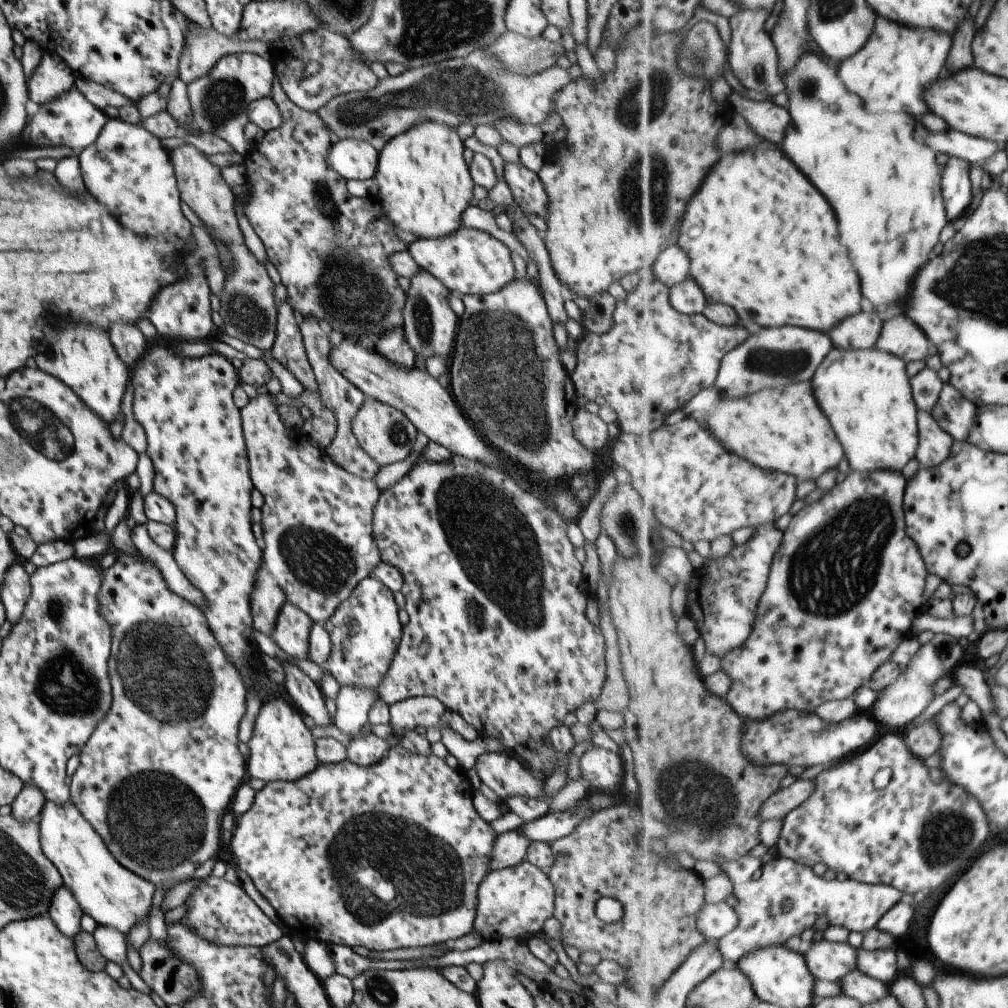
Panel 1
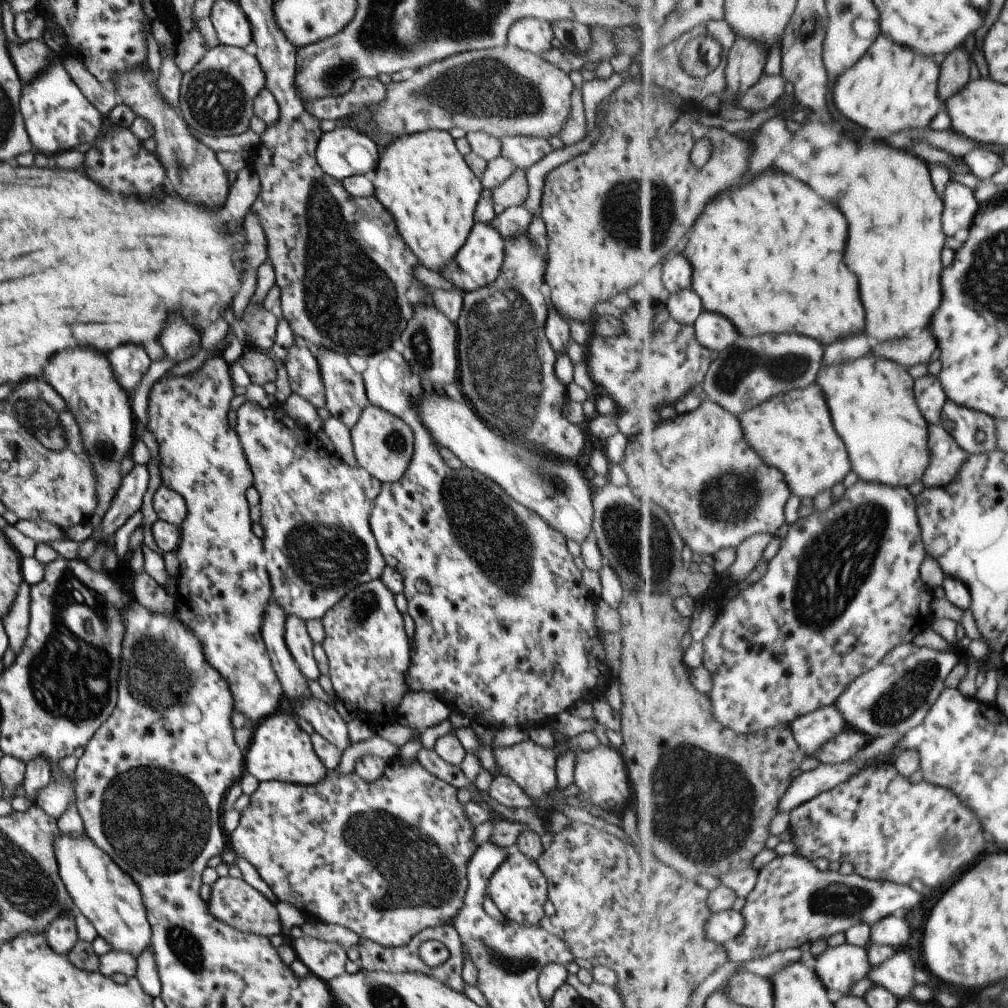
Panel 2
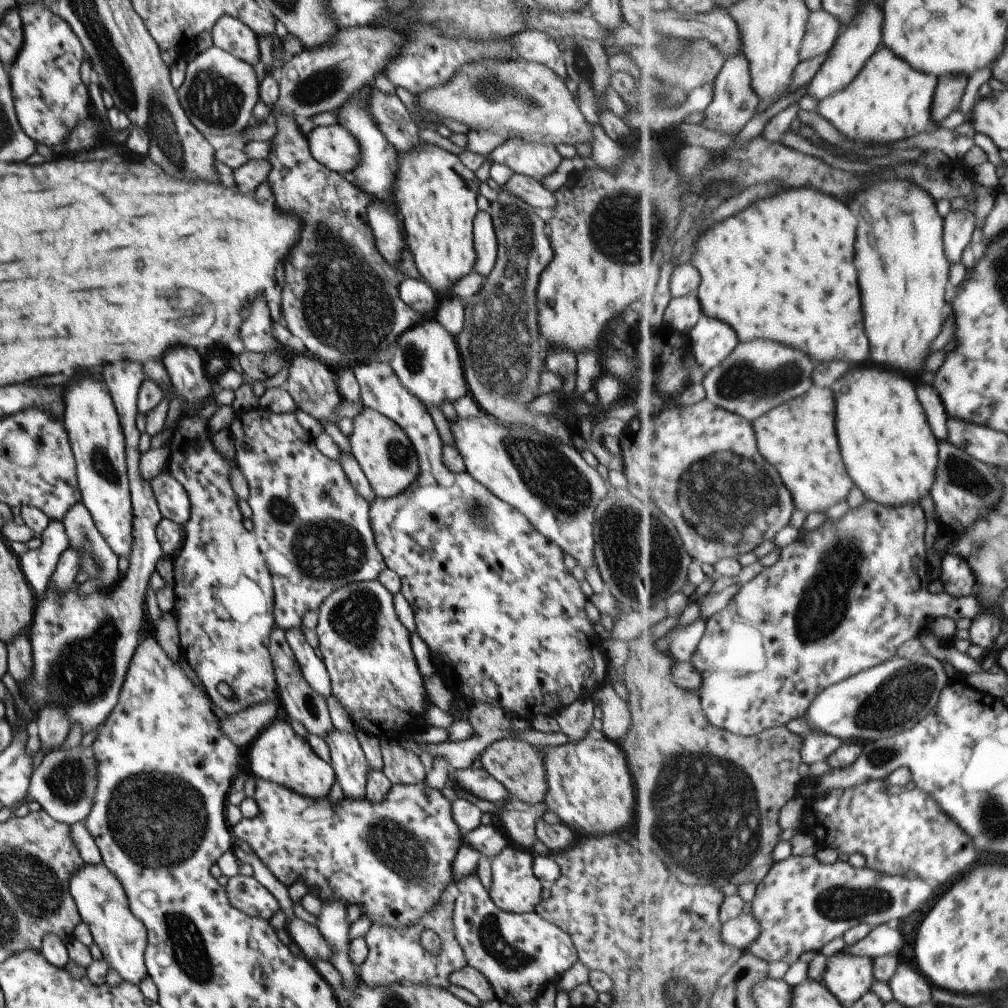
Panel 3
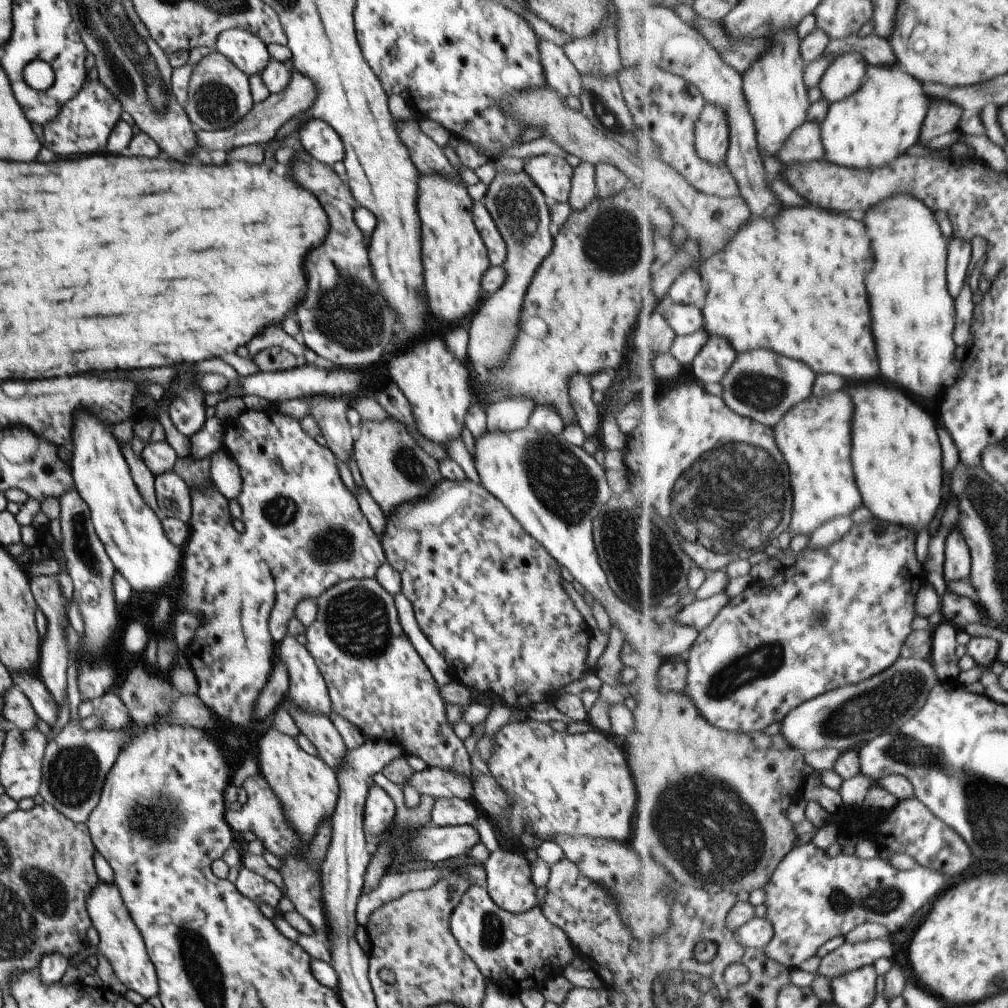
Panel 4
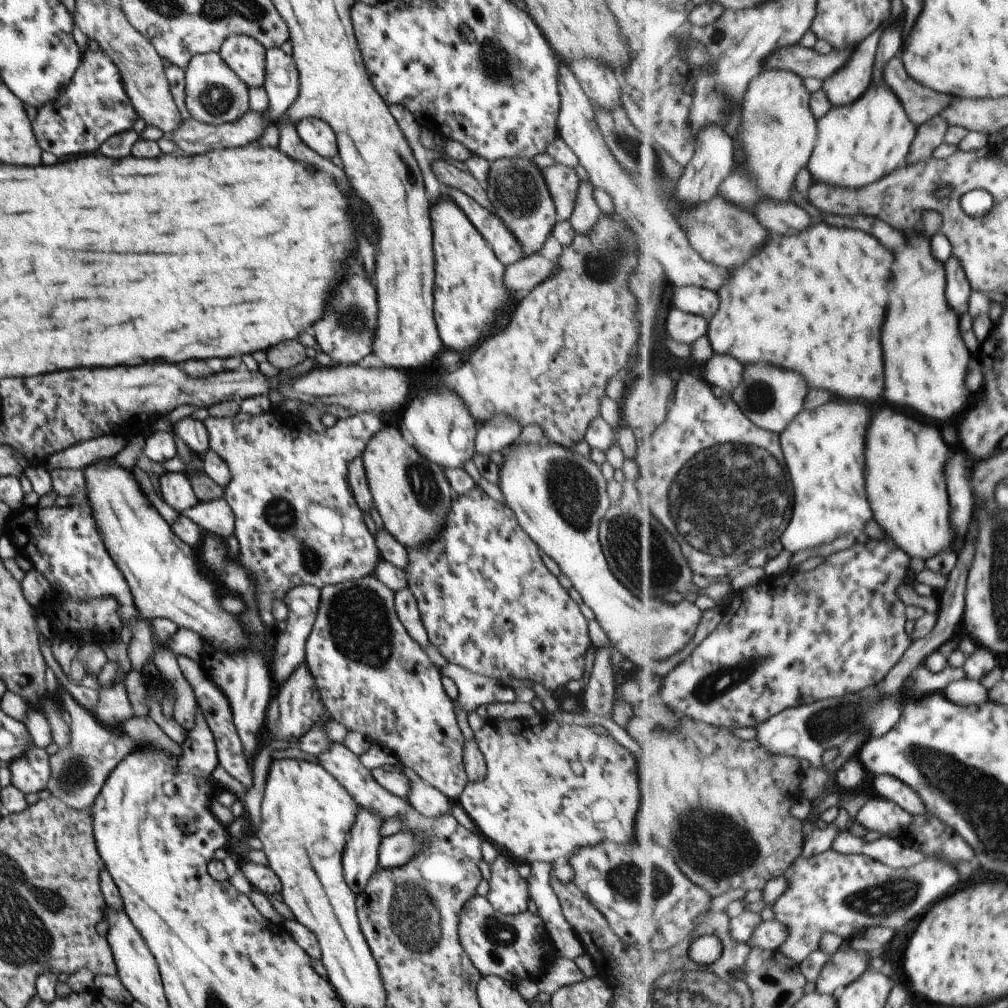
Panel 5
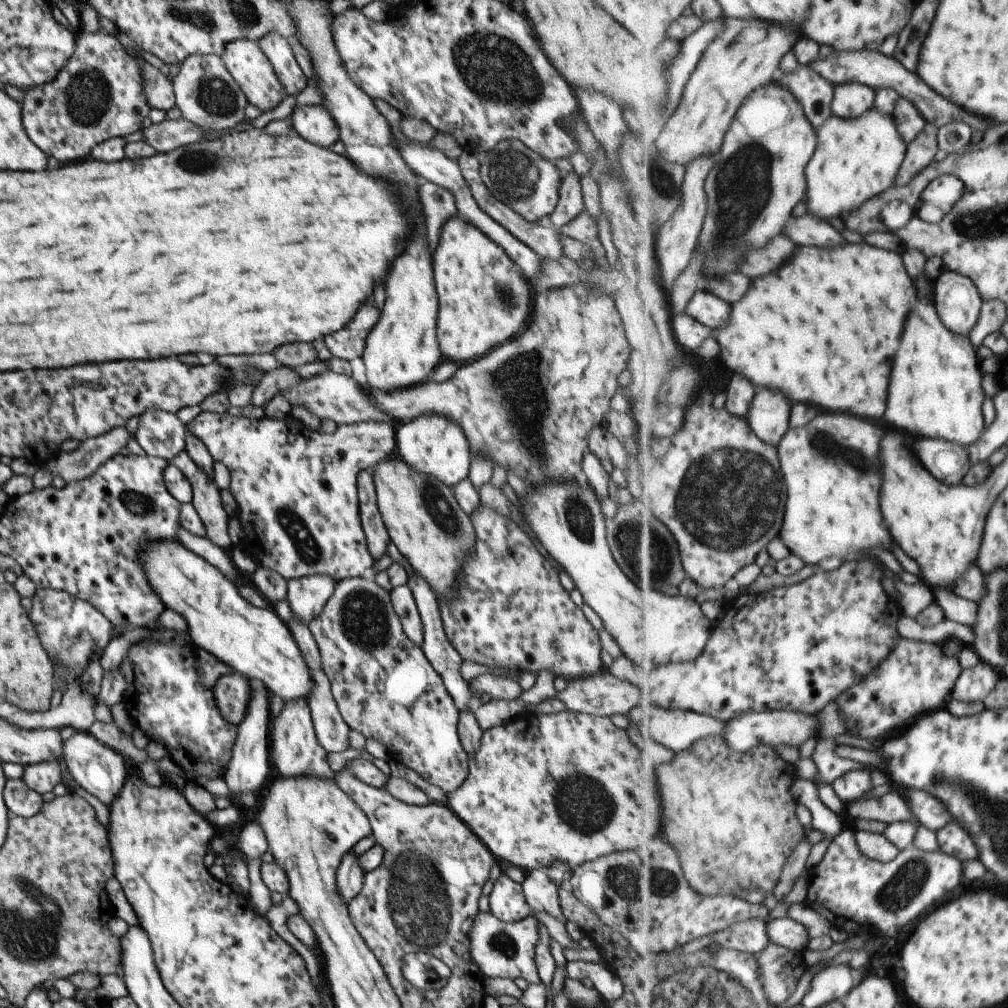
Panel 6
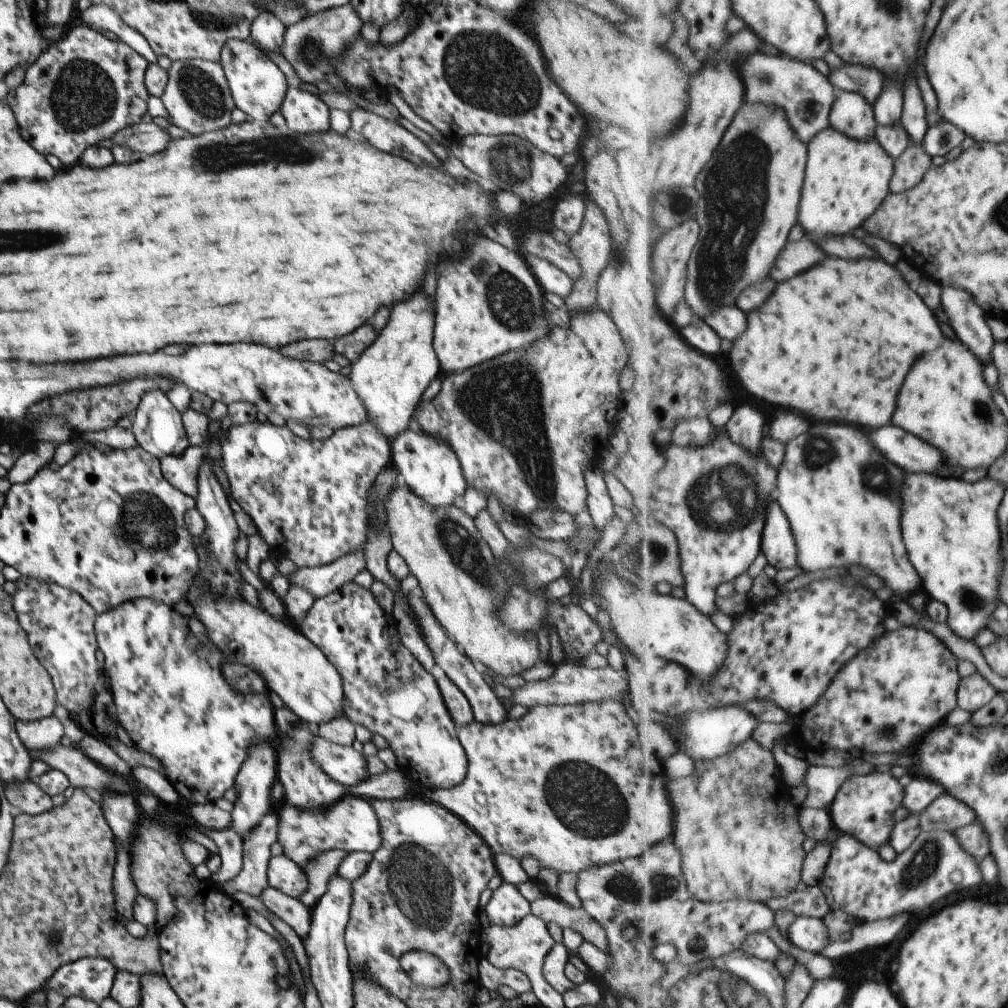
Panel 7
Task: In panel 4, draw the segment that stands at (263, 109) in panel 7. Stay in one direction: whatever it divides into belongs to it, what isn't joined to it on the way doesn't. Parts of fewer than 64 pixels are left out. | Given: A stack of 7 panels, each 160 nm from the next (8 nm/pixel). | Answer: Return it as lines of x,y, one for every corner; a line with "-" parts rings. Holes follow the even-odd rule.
242,28
222,30
216,38
215,50
226,56
247,76
261,74
271,57
263,44
253,33

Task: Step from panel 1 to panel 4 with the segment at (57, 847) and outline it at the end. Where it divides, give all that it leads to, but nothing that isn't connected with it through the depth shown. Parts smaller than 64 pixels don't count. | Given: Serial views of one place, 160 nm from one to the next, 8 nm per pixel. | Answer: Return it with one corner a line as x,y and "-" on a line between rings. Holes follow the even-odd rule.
97,881
86,894
85,910
99,938
96,952
107,959
119,982
129,990
139,993
145,1000
157,994
156,970
147,956
142,936
136,924
133,924
115,883

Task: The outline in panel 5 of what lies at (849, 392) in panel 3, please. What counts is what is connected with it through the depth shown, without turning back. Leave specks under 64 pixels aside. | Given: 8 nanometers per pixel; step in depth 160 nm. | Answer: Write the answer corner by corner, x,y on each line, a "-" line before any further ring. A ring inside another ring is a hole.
891,406
877,408
875,418
869,426
869,440
867,442
867,460
869,460
869,500
873,504
873,513
877,524
885,528
890,539
899,546
905,548
905,552
918,558
931,558
939,552
951,552
951,546
955,542
955,530
951,528
951,504
947,502
947,482
943,466
937,466
937,452
949,452
947,442
943,440
939,428
931,424
923,424
903,412
893,410

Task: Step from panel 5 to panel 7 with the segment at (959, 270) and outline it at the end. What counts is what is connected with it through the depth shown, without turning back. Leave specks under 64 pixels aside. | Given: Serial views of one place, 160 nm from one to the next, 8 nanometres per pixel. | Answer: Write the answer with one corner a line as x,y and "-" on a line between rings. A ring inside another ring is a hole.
946,283
942,284
942,296
940,303
943,304
943,308
945,308
945,312
947,312
947,316
949,316
949,320
951,320
951,327
954,330
959,341
967,346
977,358
979,358
979,362
983,364
983,372
985,372
985,380
989,380
987,384
989,384
989,388
993,390
995,388
995,392
1000,392
999,390
999,374
997,373
997,368
995,368
992,358
991,358
991,350
993,350
994,337
989,324
987,324
987,317
984,309
975,302
975,298
973,295
969,294
967,290
963,290
963,288
957,288
957,286
949,286

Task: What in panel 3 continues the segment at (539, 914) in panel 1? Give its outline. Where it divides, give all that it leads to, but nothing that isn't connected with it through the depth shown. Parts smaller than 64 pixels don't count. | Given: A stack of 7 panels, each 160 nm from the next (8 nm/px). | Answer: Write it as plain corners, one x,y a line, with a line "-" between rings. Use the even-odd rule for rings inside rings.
507,845
490,860
491,884
489,898
491,902
506,913
533,913
536,904
540,901
541,881
531,872
531,864
535,857
534,851

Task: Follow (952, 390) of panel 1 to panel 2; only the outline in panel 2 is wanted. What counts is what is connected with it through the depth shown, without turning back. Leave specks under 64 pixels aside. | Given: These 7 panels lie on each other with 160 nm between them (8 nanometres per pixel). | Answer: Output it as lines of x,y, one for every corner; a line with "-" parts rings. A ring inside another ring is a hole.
945,403
940,424
971,454
986,453
998,448
998,428
992,416
954,403

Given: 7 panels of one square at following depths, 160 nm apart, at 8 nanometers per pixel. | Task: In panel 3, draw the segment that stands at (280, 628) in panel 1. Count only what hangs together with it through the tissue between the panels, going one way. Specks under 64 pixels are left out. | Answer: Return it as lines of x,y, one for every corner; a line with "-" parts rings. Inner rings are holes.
301,627
290,628
284,631
284,635
293,651
294,659
299,665
303,678
313,691
320,694
323,698
330,695
330,678
325,670
322,660
320,660
313,652
313,648
306,641

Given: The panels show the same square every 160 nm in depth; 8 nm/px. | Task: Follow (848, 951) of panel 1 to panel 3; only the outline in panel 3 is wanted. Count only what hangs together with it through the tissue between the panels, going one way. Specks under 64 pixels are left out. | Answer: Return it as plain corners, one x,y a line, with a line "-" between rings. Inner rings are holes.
844,949
827,958
824,970
823,982
829,990
842,1002
844,1006
851,1006
871,991
872,984
876,979
874,974
874,960
868,956
855,956

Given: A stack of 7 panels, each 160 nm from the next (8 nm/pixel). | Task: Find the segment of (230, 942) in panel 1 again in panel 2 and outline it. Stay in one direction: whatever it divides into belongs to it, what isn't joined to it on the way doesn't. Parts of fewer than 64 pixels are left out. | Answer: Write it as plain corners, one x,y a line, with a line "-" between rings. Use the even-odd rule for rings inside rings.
229,875
217,877
210,885
210,895
206,907
208,913
215,920
221,921
238,931
267,938
273,934
280,934
281,925
274,905
242,879
234,879

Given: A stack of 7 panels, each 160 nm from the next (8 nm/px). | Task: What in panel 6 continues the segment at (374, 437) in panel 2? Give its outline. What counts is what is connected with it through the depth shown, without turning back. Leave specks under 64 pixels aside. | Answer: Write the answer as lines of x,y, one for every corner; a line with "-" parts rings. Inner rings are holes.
393,453
371,468
376,505
388,538
430,586
437,599
452,595
455,575
464,554
473,546
474,532
468,514
455,500
450,487
439,484
433,476
415,472

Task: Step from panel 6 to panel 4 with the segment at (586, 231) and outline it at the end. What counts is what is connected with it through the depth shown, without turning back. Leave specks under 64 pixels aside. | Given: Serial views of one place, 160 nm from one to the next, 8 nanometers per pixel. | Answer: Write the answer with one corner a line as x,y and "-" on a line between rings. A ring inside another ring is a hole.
579,161
579,164
572,168
568,205
571,210
581,210
596,196
593,166
588,162

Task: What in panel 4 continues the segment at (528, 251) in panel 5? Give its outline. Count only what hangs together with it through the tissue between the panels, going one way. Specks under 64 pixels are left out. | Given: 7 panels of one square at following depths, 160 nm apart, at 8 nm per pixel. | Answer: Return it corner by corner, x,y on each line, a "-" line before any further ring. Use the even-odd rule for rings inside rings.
524,170
515,174
497,173
481,200
497,232
506,246
506,255
500,267
504,272
501,286
479,302
466,325
468,328
467,360
475,376
497,369
508,356
518,333
518,319
526,293
536,268
553,246
549,235
550,214
544,194
533,184

